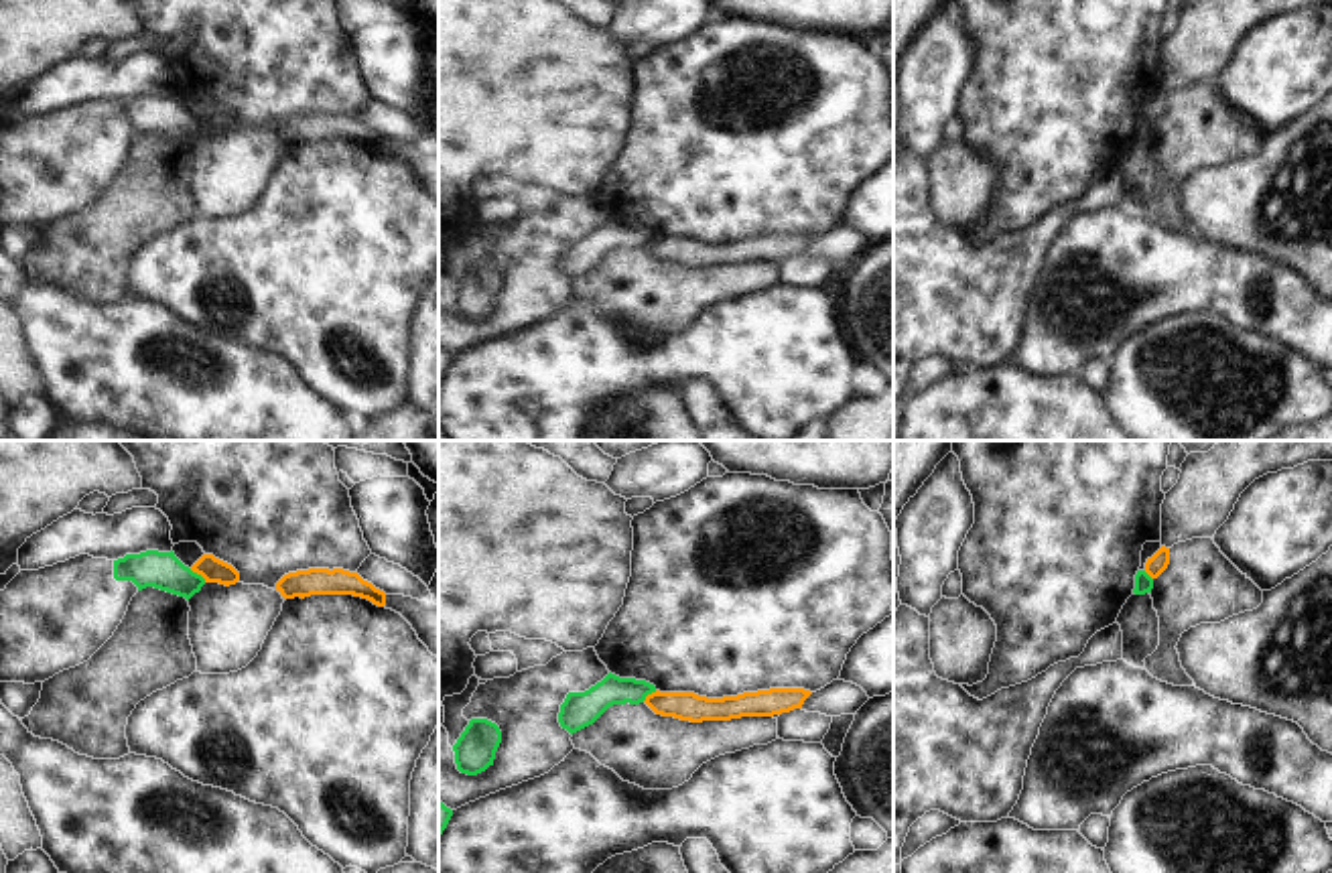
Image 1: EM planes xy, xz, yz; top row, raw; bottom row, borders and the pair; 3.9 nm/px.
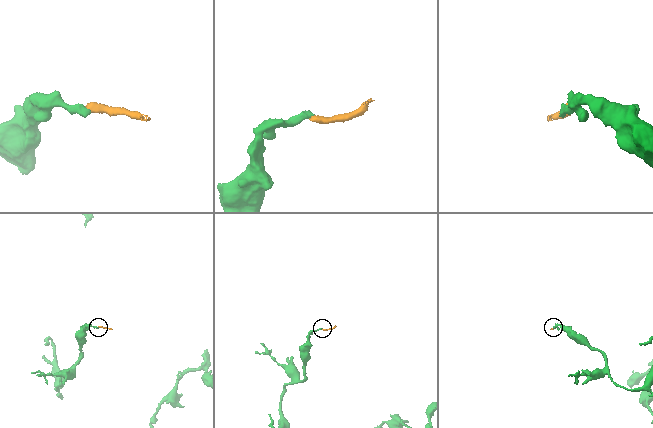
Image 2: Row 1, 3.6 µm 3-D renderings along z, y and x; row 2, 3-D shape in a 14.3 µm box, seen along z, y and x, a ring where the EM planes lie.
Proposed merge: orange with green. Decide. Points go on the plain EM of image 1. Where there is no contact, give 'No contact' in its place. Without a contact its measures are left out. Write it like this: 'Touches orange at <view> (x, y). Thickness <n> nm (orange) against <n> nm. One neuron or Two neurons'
Touches orange at xy (197, 118). Thickness 100 nm (orange) against 150 nm. Two neurons.

